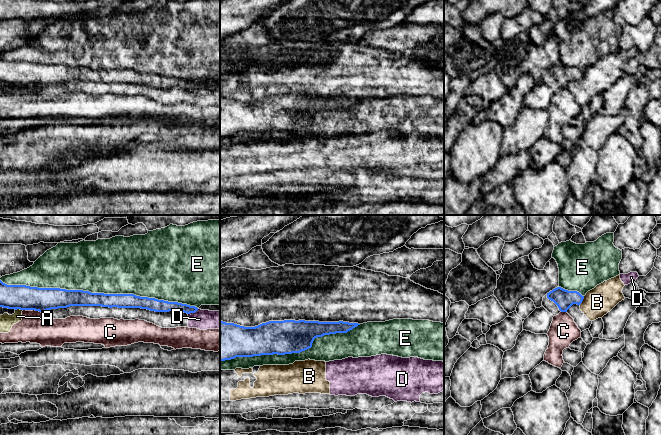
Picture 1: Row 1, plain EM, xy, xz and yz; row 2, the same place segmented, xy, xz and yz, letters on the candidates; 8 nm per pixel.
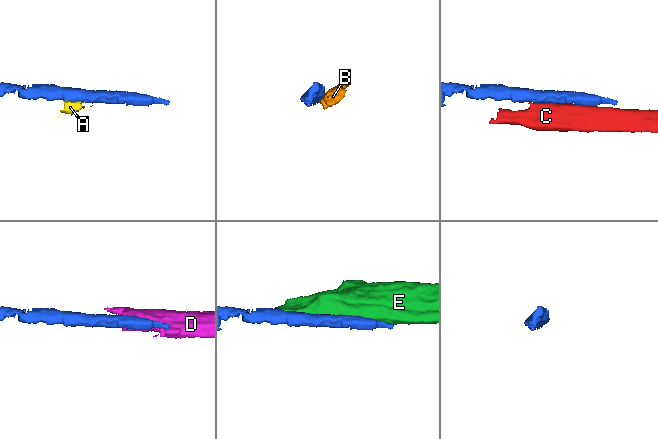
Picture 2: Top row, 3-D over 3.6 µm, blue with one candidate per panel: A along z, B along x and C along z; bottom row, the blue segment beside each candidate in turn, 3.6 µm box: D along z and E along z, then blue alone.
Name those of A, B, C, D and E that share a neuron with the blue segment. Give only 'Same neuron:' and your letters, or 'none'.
Same neuron: none

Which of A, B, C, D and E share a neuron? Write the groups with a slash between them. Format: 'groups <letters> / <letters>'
groups A C / B D / E

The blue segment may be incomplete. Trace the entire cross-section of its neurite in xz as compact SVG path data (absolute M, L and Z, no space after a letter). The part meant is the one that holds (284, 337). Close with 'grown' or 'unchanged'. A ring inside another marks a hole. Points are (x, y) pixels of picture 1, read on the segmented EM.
M284 320L244 327L220 321L220 361L236 357L300 353L311 348L317 337L347 333L358 325L343 321Z | unchanged

